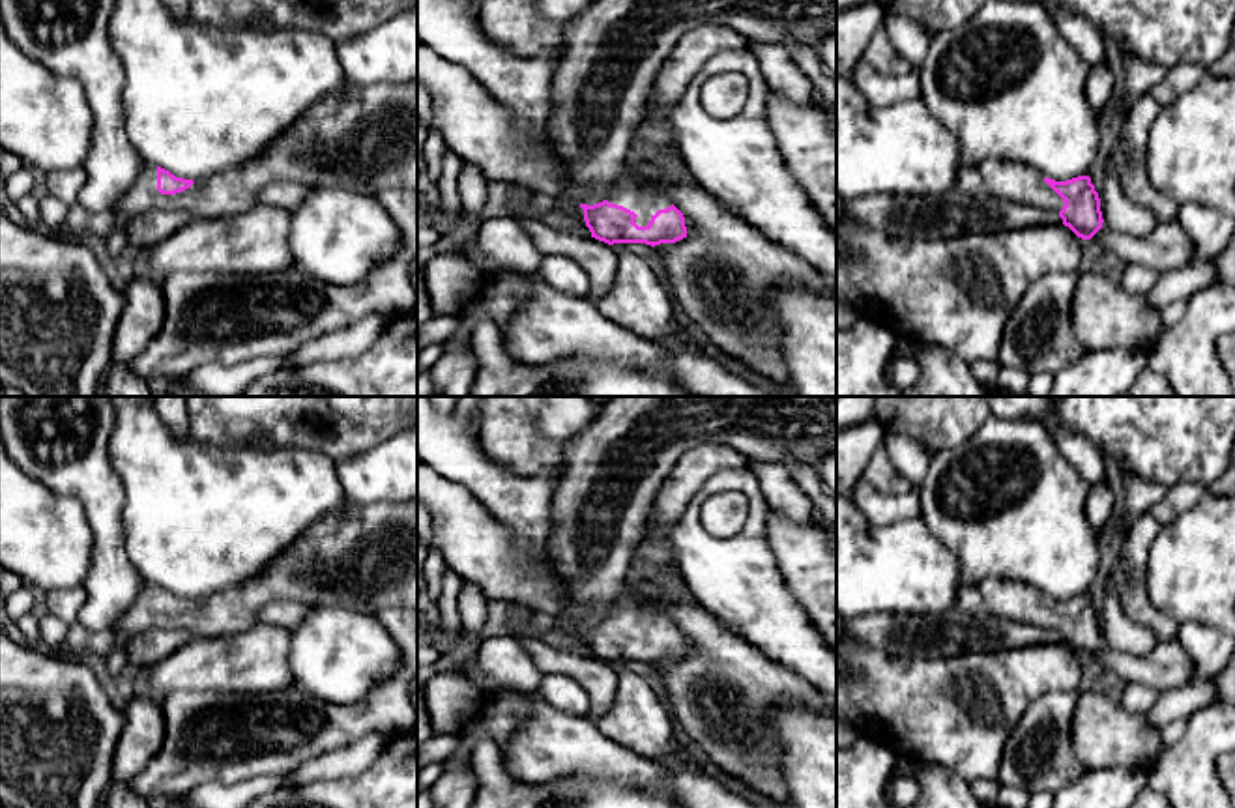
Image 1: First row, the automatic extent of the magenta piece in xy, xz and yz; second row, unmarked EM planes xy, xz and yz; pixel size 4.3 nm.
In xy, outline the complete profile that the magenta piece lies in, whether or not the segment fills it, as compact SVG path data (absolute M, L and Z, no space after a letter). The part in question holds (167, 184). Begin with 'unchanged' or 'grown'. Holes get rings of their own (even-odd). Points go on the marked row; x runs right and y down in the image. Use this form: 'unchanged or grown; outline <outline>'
grown; outline M417 82L348 84L341 97L324 99L305 110L254 161L217 176L193 181L146 165L110 213L125 211L133 217L153 209L185 209L196 219L234 217L251 211L258 191L279 181L311 189L339 187L374 198L391 189L417 191Z

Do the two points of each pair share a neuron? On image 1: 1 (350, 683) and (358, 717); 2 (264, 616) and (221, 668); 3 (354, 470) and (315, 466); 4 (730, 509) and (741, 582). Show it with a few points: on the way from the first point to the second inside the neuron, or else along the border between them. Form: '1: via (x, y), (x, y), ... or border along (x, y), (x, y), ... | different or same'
1: border along (392, 678), (354, 702), (320, 702), (311, 696) | different
2: border along (257, 623), (285, 625), (289, 629) | different
3: border along (334, 462), (335, 476), (348, 502) | different
4: border along (741, 492), (743, 524), (726, 537), (711, 537) | different

